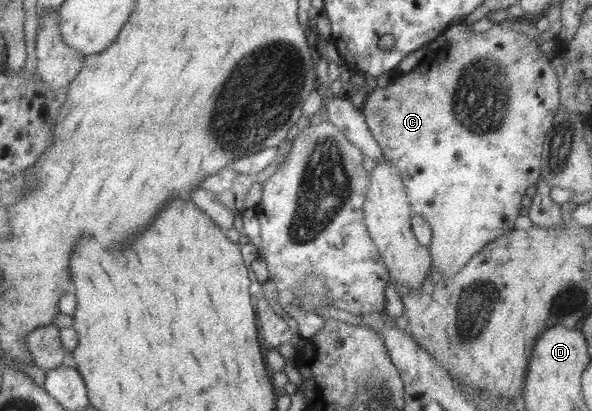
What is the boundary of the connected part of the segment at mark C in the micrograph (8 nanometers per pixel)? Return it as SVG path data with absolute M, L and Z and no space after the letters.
M512 18L506 19L503 22L494 23L490 29L482 32L473 32L466 24L451 24L442 33L446 37L445 41L448 41L448 57L444 63L432 64L426 71L414 69L386 87L372 89L372 93L366 98L366 103L361 107L371 134L382 148L383 157L390 164L395 165L401 173L413 213L422 216L431 227L433 234L428 247L429 252L434 267L438 268L445 278L458 273L458 270L462 269L470 258L474 257L487 243L514 229L514 221L518 219L522 211L522 199L524 195L533 191L541 175L542 148L551 130L553 115L561 106L559 80L551 60L542 52L538 42L520 30L516 30L511 24Z

